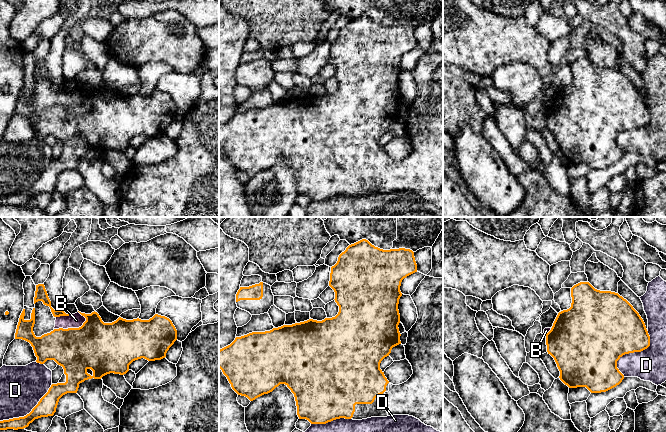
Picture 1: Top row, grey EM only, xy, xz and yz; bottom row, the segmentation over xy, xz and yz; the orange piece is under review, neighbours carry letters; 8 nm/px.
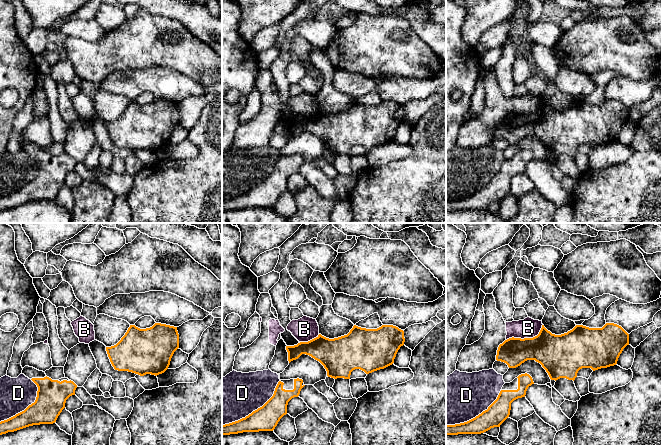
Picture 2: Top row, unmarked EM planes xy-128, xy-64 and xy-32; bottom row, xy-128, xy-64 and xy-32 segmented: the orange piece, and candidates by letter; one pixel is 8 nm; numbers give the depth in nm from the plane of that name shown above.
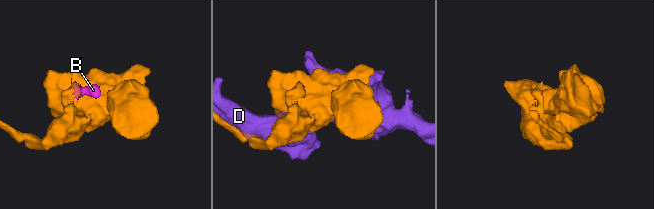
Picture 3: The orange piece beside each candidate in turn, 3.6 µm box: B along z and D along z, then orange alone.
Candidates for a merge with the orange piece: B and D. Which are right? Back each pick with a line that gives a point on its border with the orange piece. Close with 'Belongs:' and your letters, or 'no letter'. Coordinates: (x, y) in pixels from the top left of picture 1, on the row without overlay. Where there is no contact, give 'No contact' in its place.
Belongs: no letter

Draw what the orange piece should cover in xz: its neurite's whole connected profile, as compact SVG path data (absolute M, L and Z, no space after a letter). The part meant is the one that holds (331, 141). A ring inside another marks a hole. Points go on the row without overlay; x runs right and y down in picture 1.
M366 15L351 20L331 43L329 62L334 66L334 76L339 82L335 93L322 97L309 95L236 113L230 121L219 126L219 144L232 165L250 177L285 160L294 170L299 195L306 195L311 200L326 200L340 194L362 196L409 191L443 208L443 54L426 51L411 71L418 90L416 99L407 108L407 119L404 121L406 135L413 146L411 153L402 160L393 161L380 145L381 137L389 132L393 123L401 120L398 104L398 80L402 72L400 62L404 54L415 48L417 40L410 25L383 26Z

